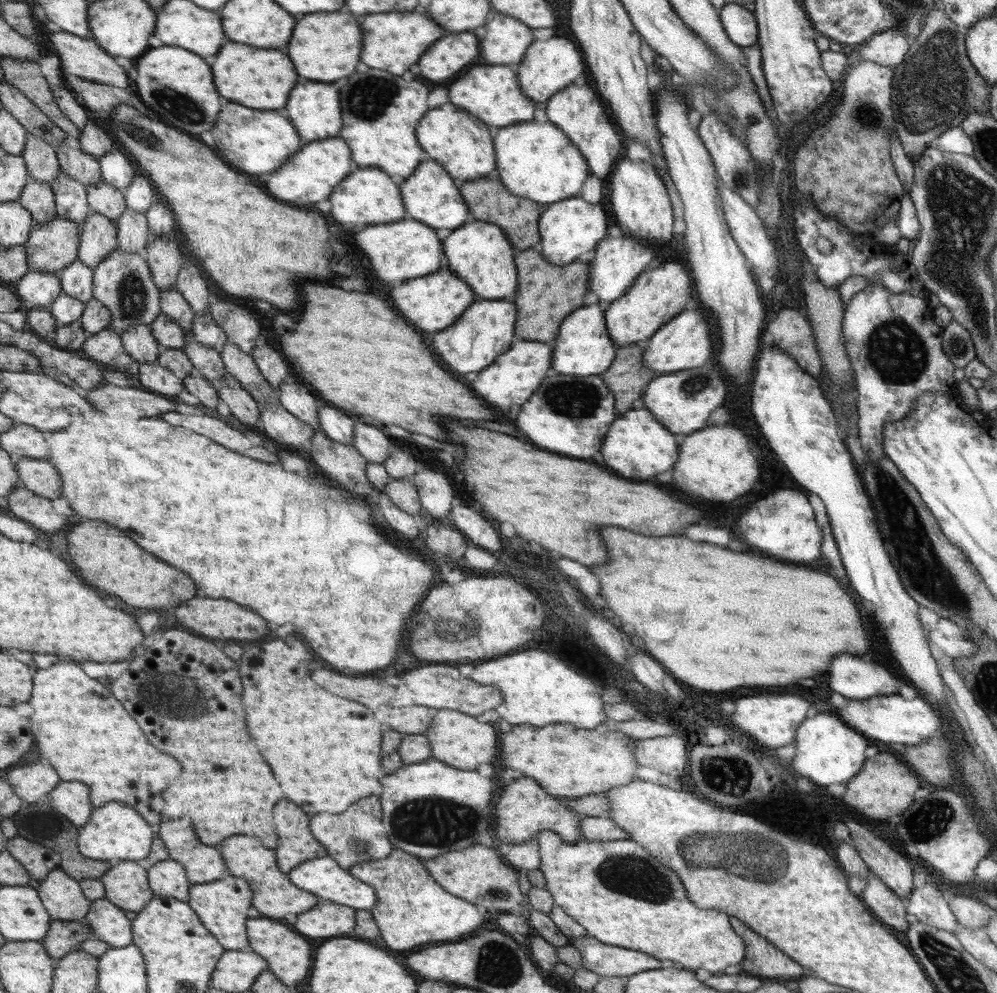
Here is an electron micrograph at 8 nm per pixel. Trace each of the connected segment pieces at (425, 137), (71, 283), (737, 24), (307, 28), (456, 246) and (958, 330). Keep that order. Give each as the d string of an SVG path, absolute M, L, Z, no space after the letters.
M444 104L442 108L434 108L426 113L417 128L417 141L421 147L429 154L430 159L441 163L454 180L482 179L497 168L493 129L469 112L464 112L453 104Z
M76 260L66 270L58 273L64 293L84 303L93 300L93 270Z
M725 4L720 19L726 34L738 46L753 46L757 43L757 17L752 11L746 10L740 4Z
M350 12L310 14L298 22L298 30L294 30L294 42L288 46L288 54L294 62L294 70L298 70L298 76L316 82L334 82L354 72L354 66L360 62L358 56L362 38L364 34L360 32L360 23Z
M476 220L445 233L447 269L468 282L477 298L511 299L517 292L517 251L497 224Z
M954 319L948 326L943 327L942 350L949 355L955 368L964 368L969 362L977 358L975 346L971 340L969 330L966 330L959 322Z

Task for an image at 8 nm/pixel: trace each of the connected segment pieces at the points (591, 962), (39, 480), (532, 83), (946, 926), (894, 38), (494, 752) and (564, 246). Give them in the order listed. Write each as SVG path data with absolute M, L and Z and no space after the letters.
M590 935L568 937L582 957L582 969L591 970L600 977L632 977L645 970L660 969L661 959L642 951L610 946Z
M22 457L17 460L21 487L34 491L42 498L61 499L62 479L48 459Z
M550 38L546 42L535 40L520 62L522 66L516 68L518 82L522 82L522 92L532 102L548 102L553 94L566 89L580 74L584 74L584 60L585 55L576 48L576 44L566 38Z
M924 884L911 892L908 914L917 915L922 922L930 923L942 930L952 933L960 928L960 924L951 911L951 906L944 900L936 884Z
M904 29L887 30L876 34L864 46L860 46L858 52L861 60L896 68L896 64L900 64L908 56L909 43Z
M437 710L434 722L425 730L425 737L430 742L432 759L445 762L458 770L476 770L478 764L488 764L498 756L498 734L494 724L482 724L472 715L464 715L460 711Z
M580 195L544 207L540 219L541 241L537 248L546 262L567 266L578 260L580 254L590 252L604 239L608 218L600 206L586 204Z

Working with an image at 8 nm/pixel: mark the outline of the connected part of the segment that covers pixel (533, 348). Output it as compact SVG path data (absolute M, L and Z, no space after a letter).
M515 338L510 348L494 361L494 366L490 366L490 370L482 370L482 374L478 374L478 378L472 382L472 388L492 408L510 410L514 404L524 404L528 400L528 396L545 380L552 364L552 343Z

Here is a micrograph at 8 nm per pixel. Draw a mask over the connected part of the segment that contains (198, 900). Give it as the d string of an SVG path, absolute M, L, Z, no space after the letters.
M226 874L214 882L192 884L187 902L196 911L198 918L201 918L206 930L217 938L226 951L248 951L249 937L245 922L248 920L246 912L253 905L250 900L253 900L253 889L249 882Z

